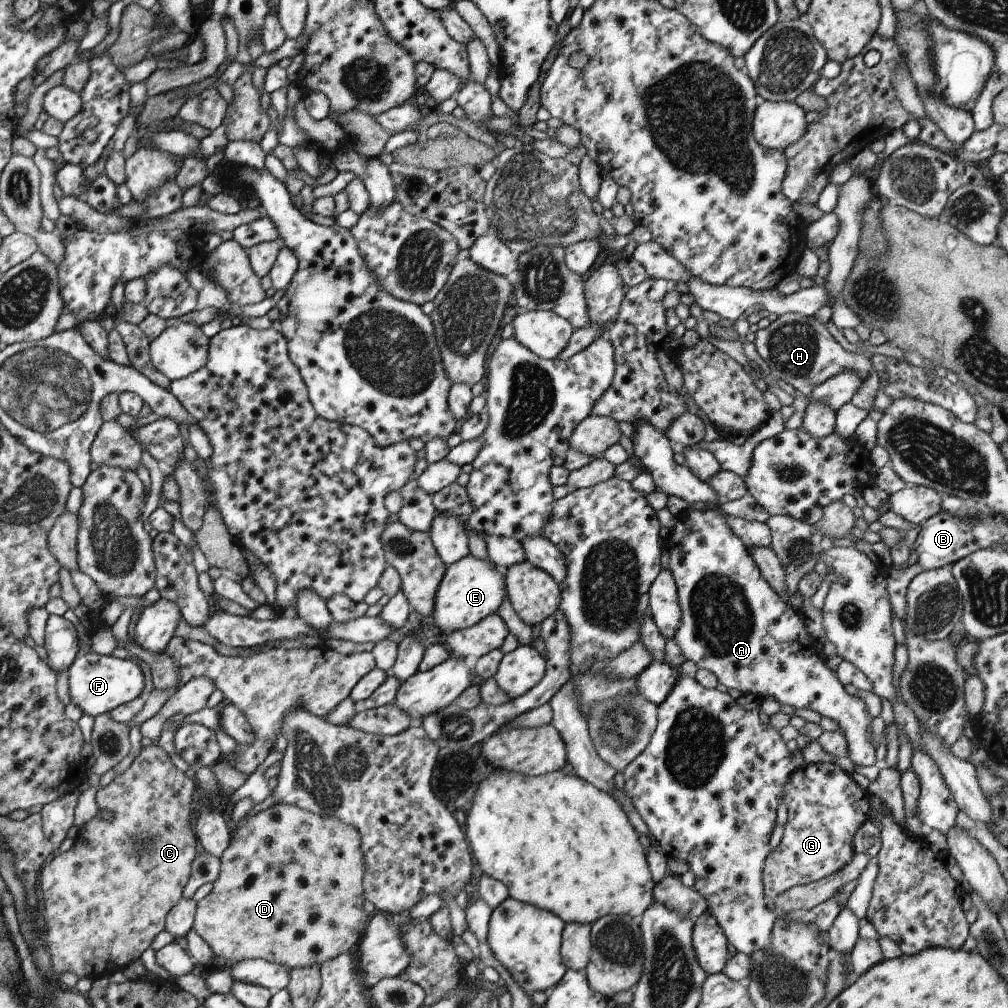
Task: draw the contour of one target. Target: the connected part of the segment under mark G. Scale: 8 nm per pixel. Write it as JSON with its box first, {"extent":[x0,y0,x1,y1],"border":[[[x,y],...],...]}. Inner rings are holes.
{"extent":[763,763,871,900],"border":[[[810,763],[792,772],[783,788],[783,802],[788,806],[788,820],[779,846],[768,854],[763,868],[763,891],[766,900],[773,900],[796,885],[807,885],[842,870],[853,857],[853,838],[867,821],[871,810],[871,795],[836,763]]]}

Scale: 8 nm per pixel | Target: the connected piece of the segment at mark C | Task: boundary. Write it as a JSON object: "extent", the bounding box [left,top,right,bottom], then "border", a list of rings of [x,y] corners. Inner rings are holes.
{"extent":[38,745,196,979],"border":[[[149,745],[143,747],[138,756],[132,762],[124,774],[116,775],[112,782],[105,788],[100,788],[97,792],[97,805],[100,810],[110,812],[110,818],[100,816],[92,818],[87,822],[81,832],[77,834],[75,843],[65,853],[60,853],[52,861],[41,868],[39,872],[38,884],[40,884],[40,894],[42,894],[42,904],[44,904],[44,924],[47,924],[47,933],[42,932],[42,939],[49,952],[52,964],[52,972],[62,974],[73,972],[79,979],[84,977],[98,978],[110,976],[116,970],[122,970],[127,964],[138,960],[159,932],[166,930],[167,917],[174,906],[178,905],[183,898],[183,890],[191,875],[191,864],[196,858],[196,838],[190,828],[192,820],[192,800],[194,800],[194,780],[188,778],[186,773],[182,774],[168,758],[168,754],[159,745]]]}

